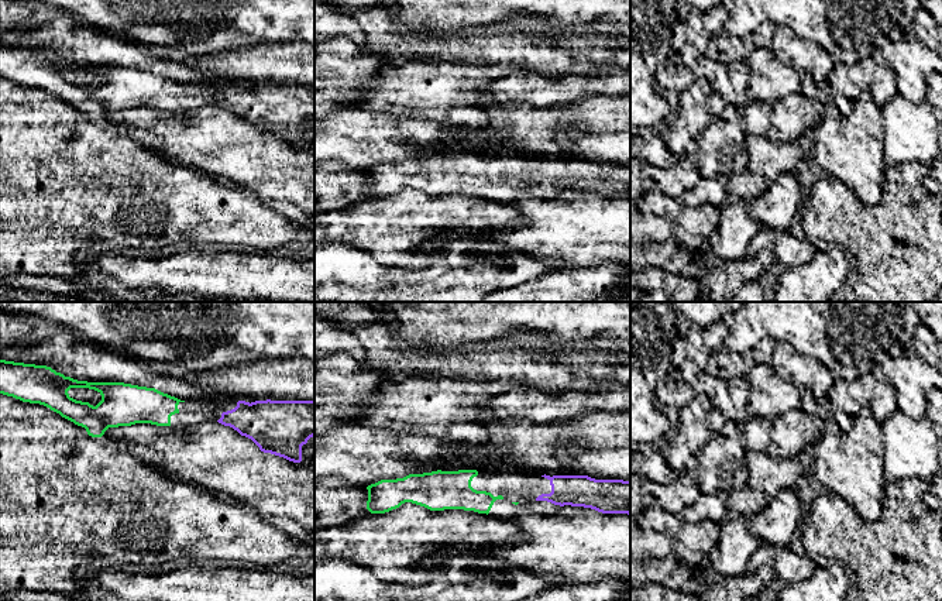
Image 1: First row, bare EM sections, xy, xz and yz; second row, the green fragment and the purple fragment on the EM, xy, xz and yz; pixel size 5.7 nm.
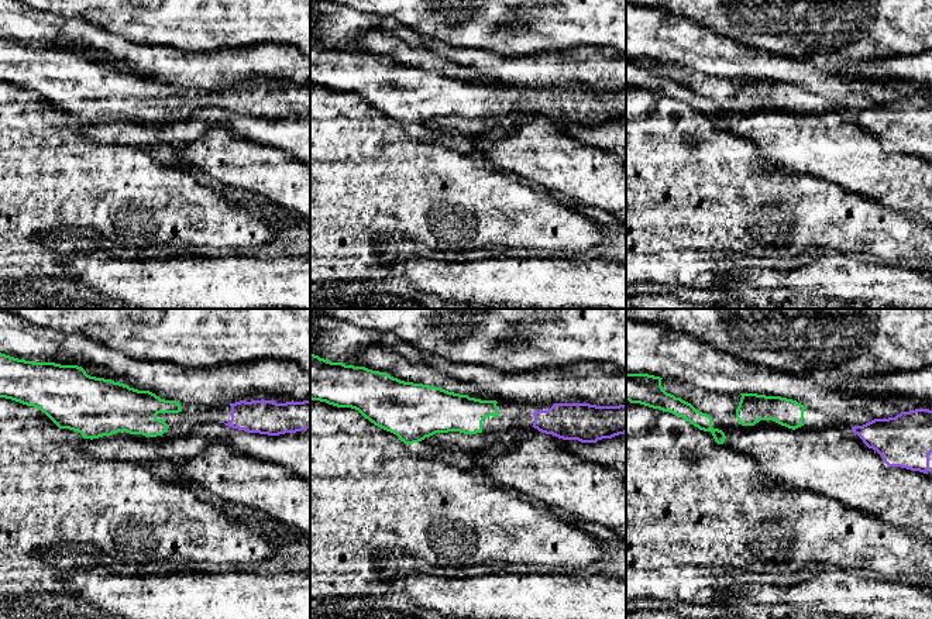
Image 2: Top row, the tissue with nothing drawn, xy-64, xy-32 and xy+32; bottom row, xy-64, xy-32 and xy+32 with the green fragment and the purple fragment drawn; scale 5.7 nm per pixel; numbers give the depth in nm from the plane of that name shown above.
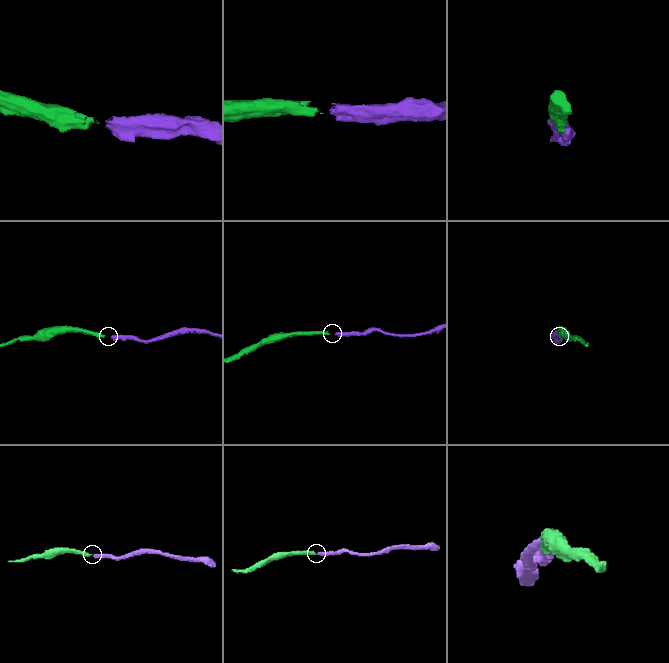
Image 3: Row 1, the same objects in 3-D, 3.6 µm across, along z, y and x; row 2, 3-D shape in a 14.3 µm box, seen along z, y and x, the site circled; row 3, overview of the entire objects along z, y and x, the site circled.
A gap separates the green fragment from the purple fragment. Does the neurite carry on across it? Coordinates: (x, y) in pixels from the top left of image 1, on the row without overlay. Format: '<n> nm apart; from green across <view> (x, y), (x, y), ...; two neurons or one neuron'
110 nm apart; from green across xz (518, 186), (536, 184); one neuron

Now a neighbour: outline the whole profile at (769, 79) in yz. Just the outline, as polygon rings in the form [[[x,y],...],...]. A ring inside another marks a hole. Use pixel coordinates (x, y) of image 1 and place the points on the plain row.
[[[754,47],[743,54],[749,65],[749,96],[774,104],[781,97],[800,93],[801,75],[783,63],[770,47]]]

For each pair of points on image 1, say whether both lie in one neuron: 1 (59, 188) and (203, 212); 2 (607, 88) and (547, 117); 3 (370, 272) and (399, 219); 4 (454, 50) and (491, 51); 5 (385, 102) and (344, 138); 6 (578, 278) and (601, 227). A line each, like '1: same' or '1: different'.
1: same
2: different
3: different
4: same
5: different
6: different

